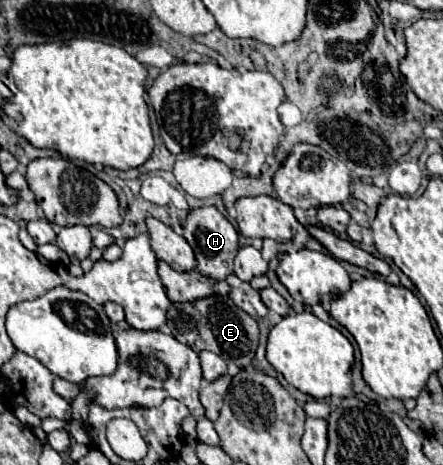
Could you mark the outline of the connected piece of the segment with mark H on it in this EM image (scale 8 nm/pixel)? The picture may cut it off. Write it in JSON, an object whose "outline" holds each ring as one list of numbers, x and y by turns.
{"outline":[[200,207,188,213,184,223,184,239,196,255,196,269,212,279,226,279,232,273,232,261,238,251,238,233,232,223,216,207]]}

